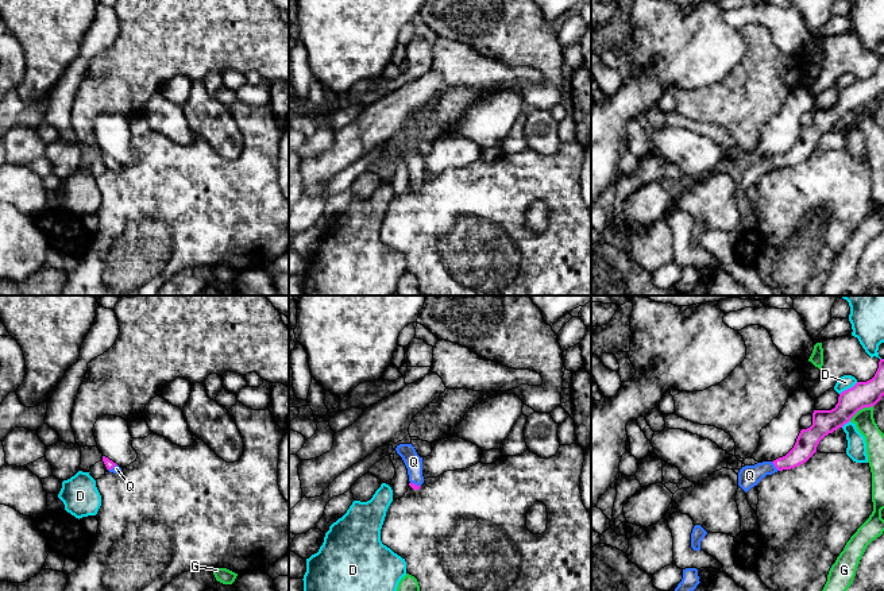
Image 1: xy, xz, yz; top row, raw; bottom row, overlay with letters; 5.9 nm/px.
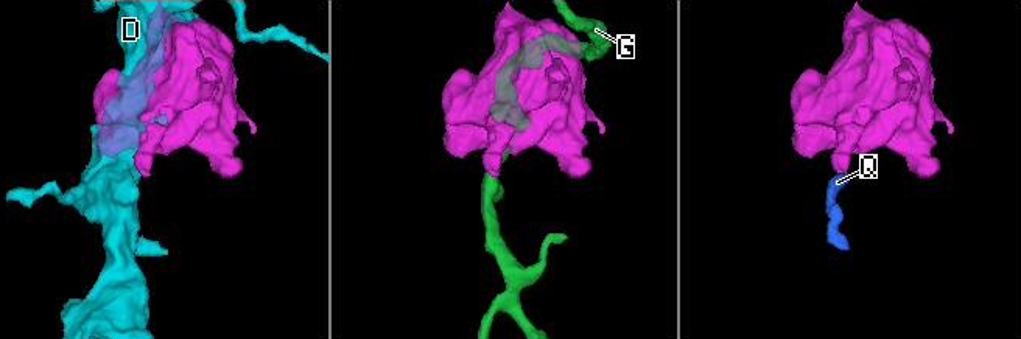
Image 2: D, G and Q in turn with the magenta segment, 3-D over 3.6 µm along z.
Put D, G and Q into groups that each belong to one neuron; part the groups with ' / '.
D / G / Q

